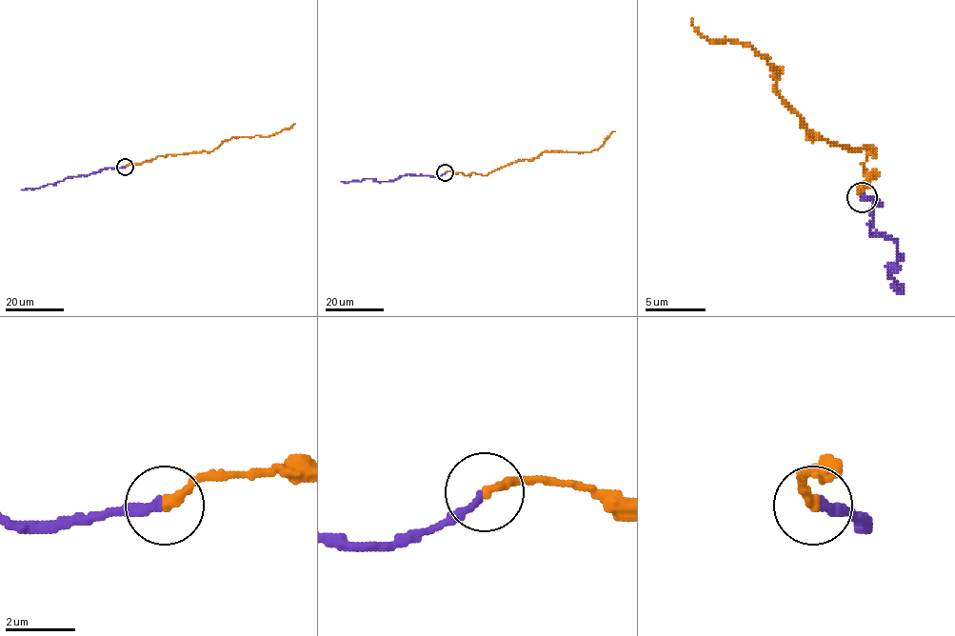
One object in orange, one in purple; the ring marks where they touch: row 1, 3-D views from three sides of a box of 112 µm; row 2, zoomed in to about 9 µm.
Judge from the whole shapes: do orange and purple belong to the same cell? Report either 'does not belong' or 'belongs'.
belongs

